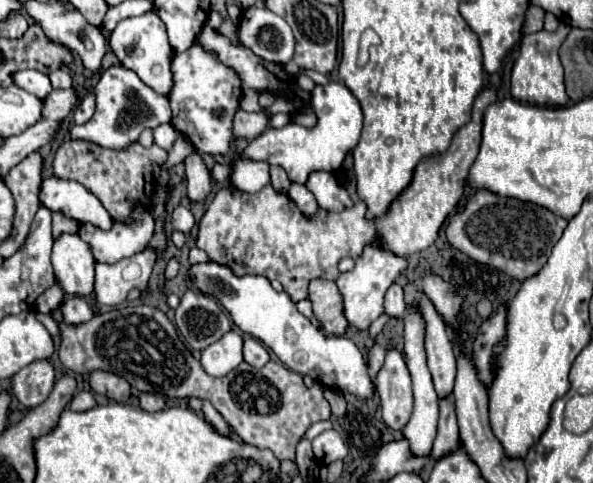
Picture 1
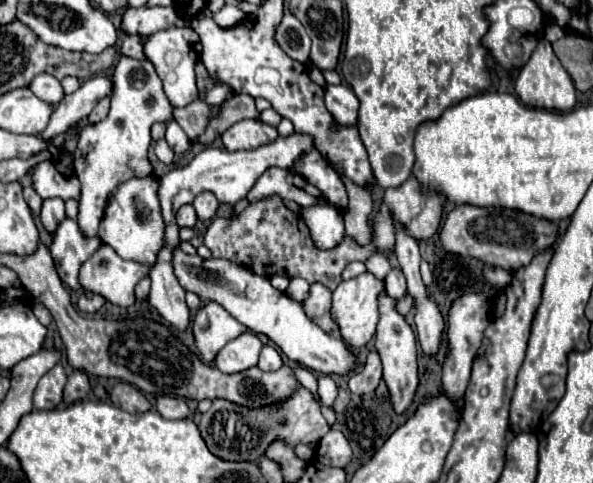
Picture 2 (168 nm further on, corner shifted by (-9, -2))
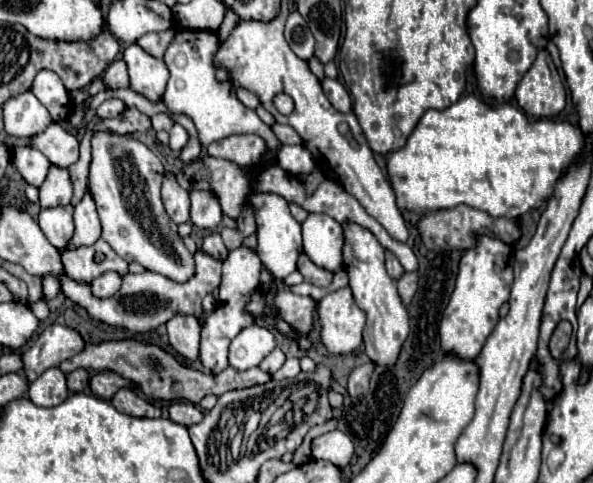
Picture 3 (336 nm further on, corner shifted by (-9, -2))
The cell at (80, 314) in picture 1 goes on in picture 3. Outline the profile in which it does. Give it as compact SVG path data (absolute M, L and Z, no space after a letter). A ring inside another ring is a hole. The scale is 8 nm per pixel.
M104 273L102 277L98 277L94 283L92 283L92 293L94 297L98 299L106 299L110 295L114 295L118 289L120 289L120 275L116 273Z

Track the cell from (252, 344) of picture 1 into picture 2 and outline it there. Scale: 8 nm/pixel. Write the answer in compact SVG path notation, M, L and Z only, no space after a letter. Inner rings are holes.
M264 345L264 347L262 347L262 353L260 353L258 367L260 367L262 371L276 371L276 369L280 369L280 367L282 367L282 357L280 357L280 353L278 353L274 347Z

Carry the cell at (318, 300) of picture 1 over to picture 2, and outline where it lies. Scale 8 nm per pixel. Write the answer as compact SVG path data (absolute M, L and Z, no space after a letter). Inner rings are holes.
M314 283L314 285L310 285L308 299L302 303L308 319L312 319L326 333L336 329L336 323L330 317L330 295L332 293L326 287L322 287L320 283Z

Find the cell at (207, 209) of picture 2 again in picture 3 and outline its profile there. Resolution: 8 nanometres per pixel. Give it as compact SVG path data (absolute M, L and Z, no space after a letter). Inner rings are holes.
M192 191L190 193L192 209L190 209L190 221L200 229L214 229L222 221L222 209L218 205L218 199L210 191Z

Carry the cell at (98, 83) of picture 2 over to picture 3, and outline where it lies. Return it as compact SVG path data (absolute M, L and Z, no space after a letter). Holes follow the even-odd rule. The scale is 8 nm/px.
M120 59L120 61L114 61L108 65L108 69L104 71L104 77L102 77L104 85L108 89L122 89L122 87L128 87L128 73L126 73L126 63Z

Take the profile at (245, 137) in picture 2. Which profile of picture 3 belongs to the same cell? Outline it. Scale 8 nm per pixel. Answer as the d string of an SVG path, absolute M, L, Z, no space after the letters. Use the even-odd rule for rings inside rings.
M230 135L208 145L208 155L228 159L240 167L254 167L266 155L266 143L258 135Z

